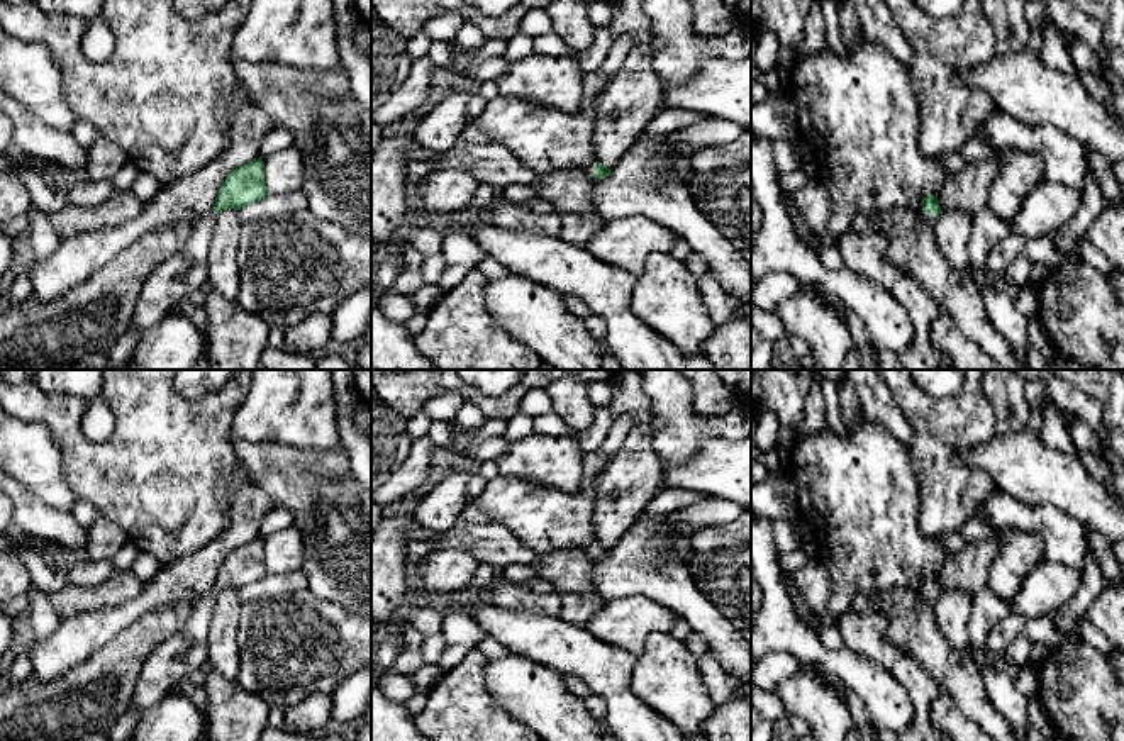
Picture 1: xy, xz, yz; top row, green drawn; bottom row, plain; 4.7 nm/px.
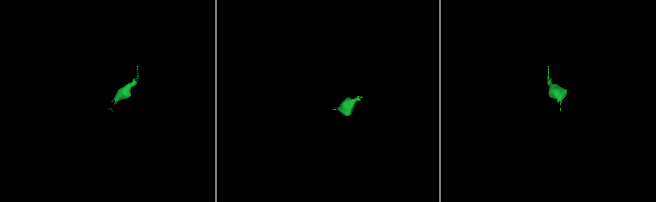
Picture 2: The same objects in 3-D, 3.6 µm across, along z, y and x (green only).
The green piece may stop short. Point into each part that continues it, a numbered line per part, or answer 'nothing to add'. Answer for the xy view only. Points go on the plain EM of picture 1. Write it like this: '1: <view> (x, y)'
1: xy (183, 653)

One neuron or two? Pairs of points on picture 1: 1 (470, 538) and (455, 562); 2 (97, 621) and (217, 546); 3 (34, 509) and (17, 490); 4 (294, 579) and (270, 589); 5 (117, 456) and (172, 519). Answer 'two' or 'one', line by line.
1: two
2: one
3: one
4: one
5: one

